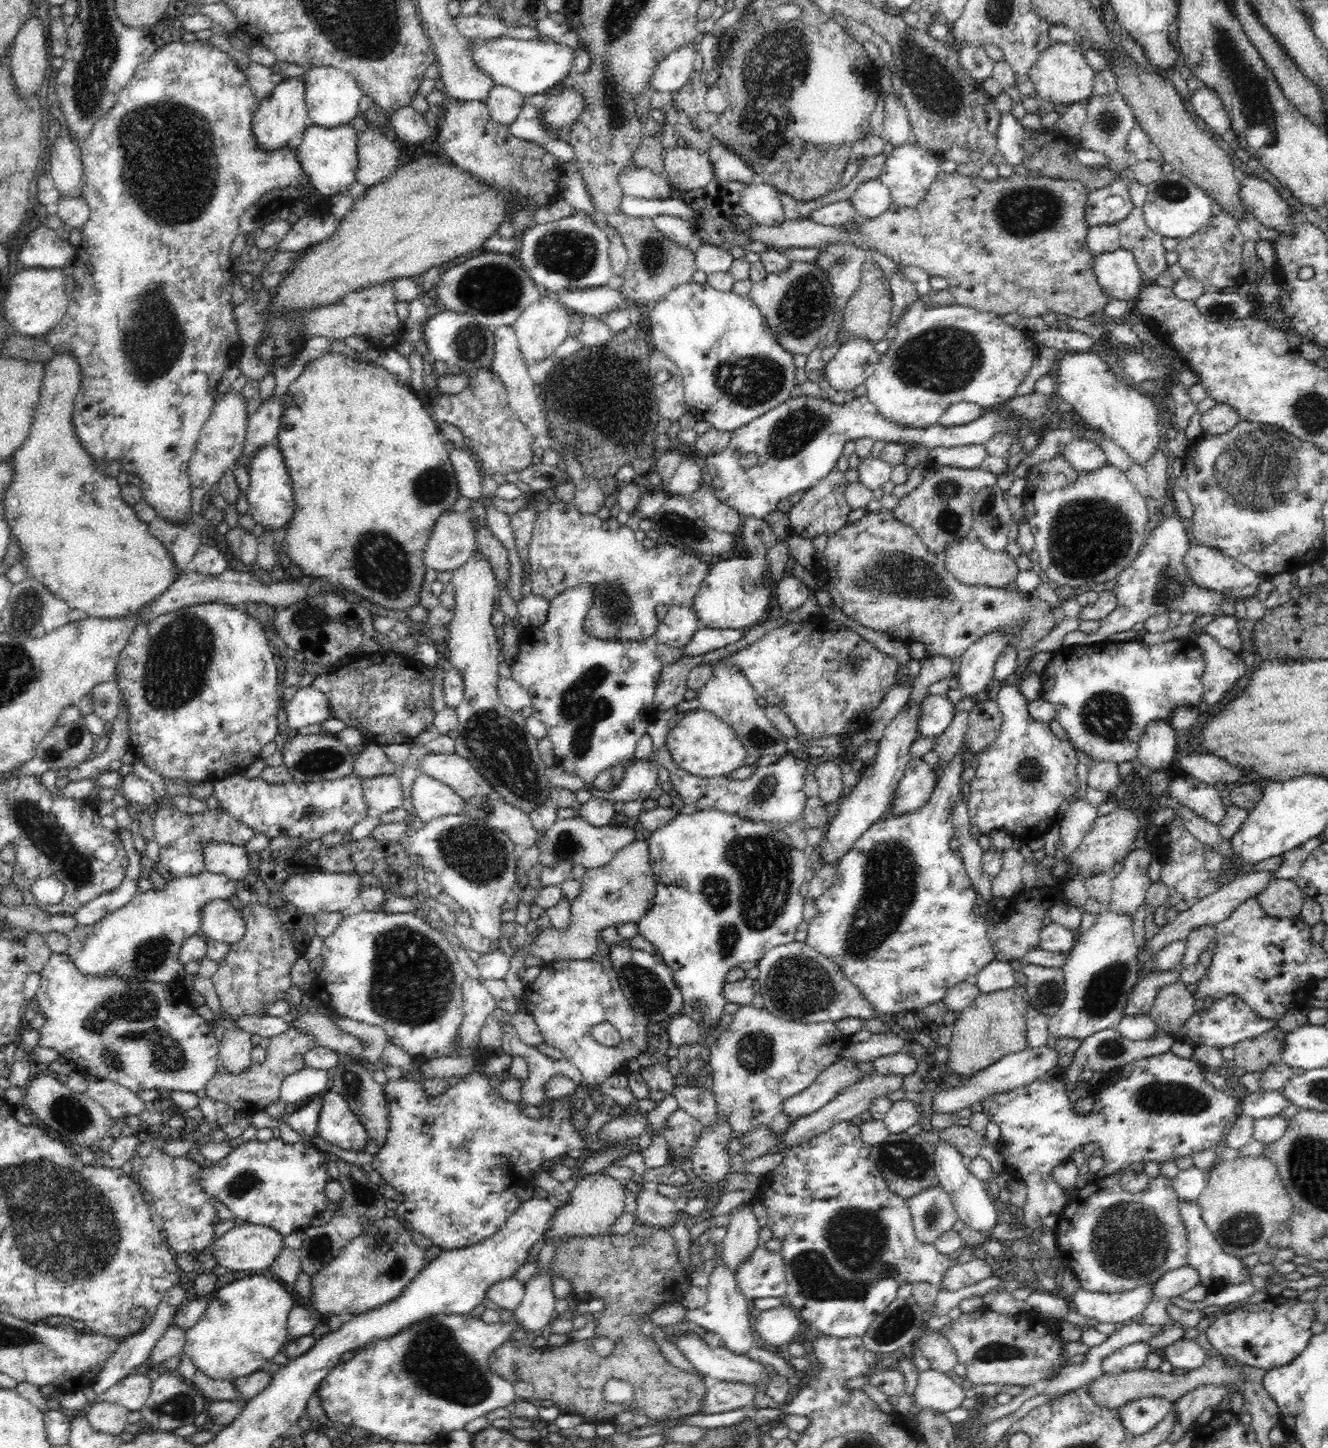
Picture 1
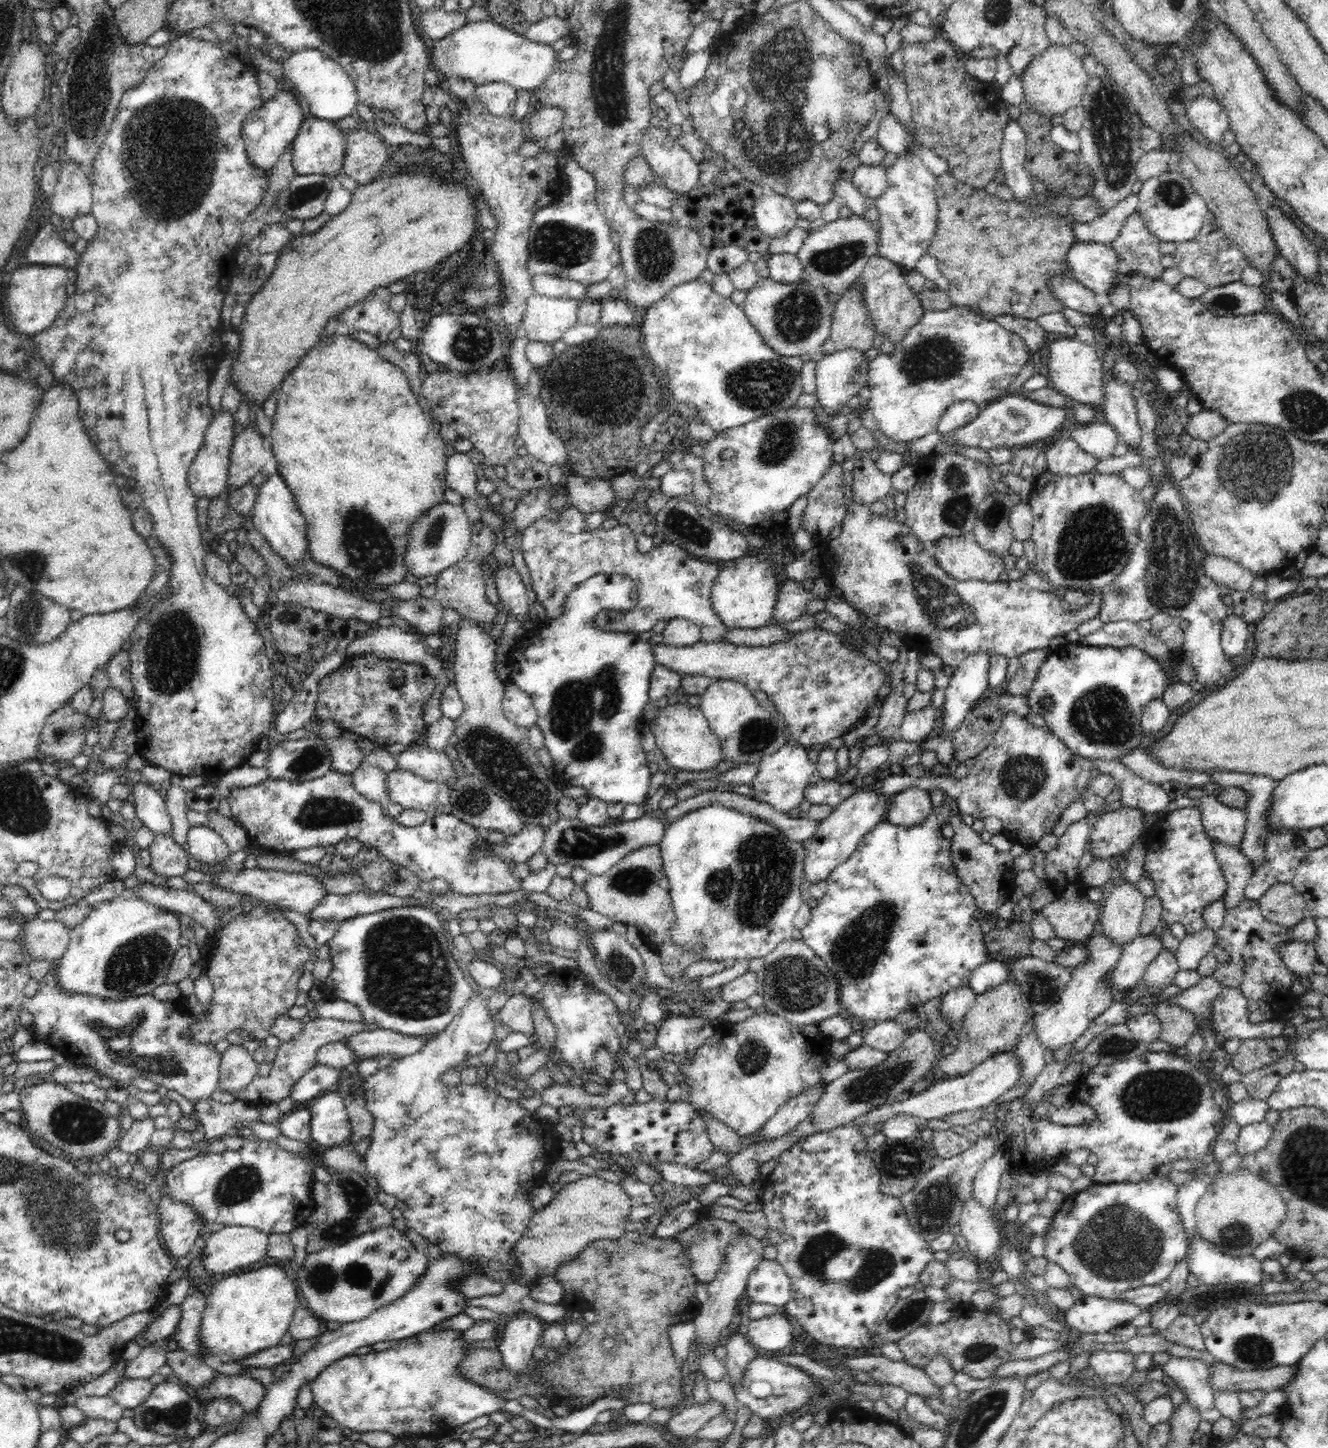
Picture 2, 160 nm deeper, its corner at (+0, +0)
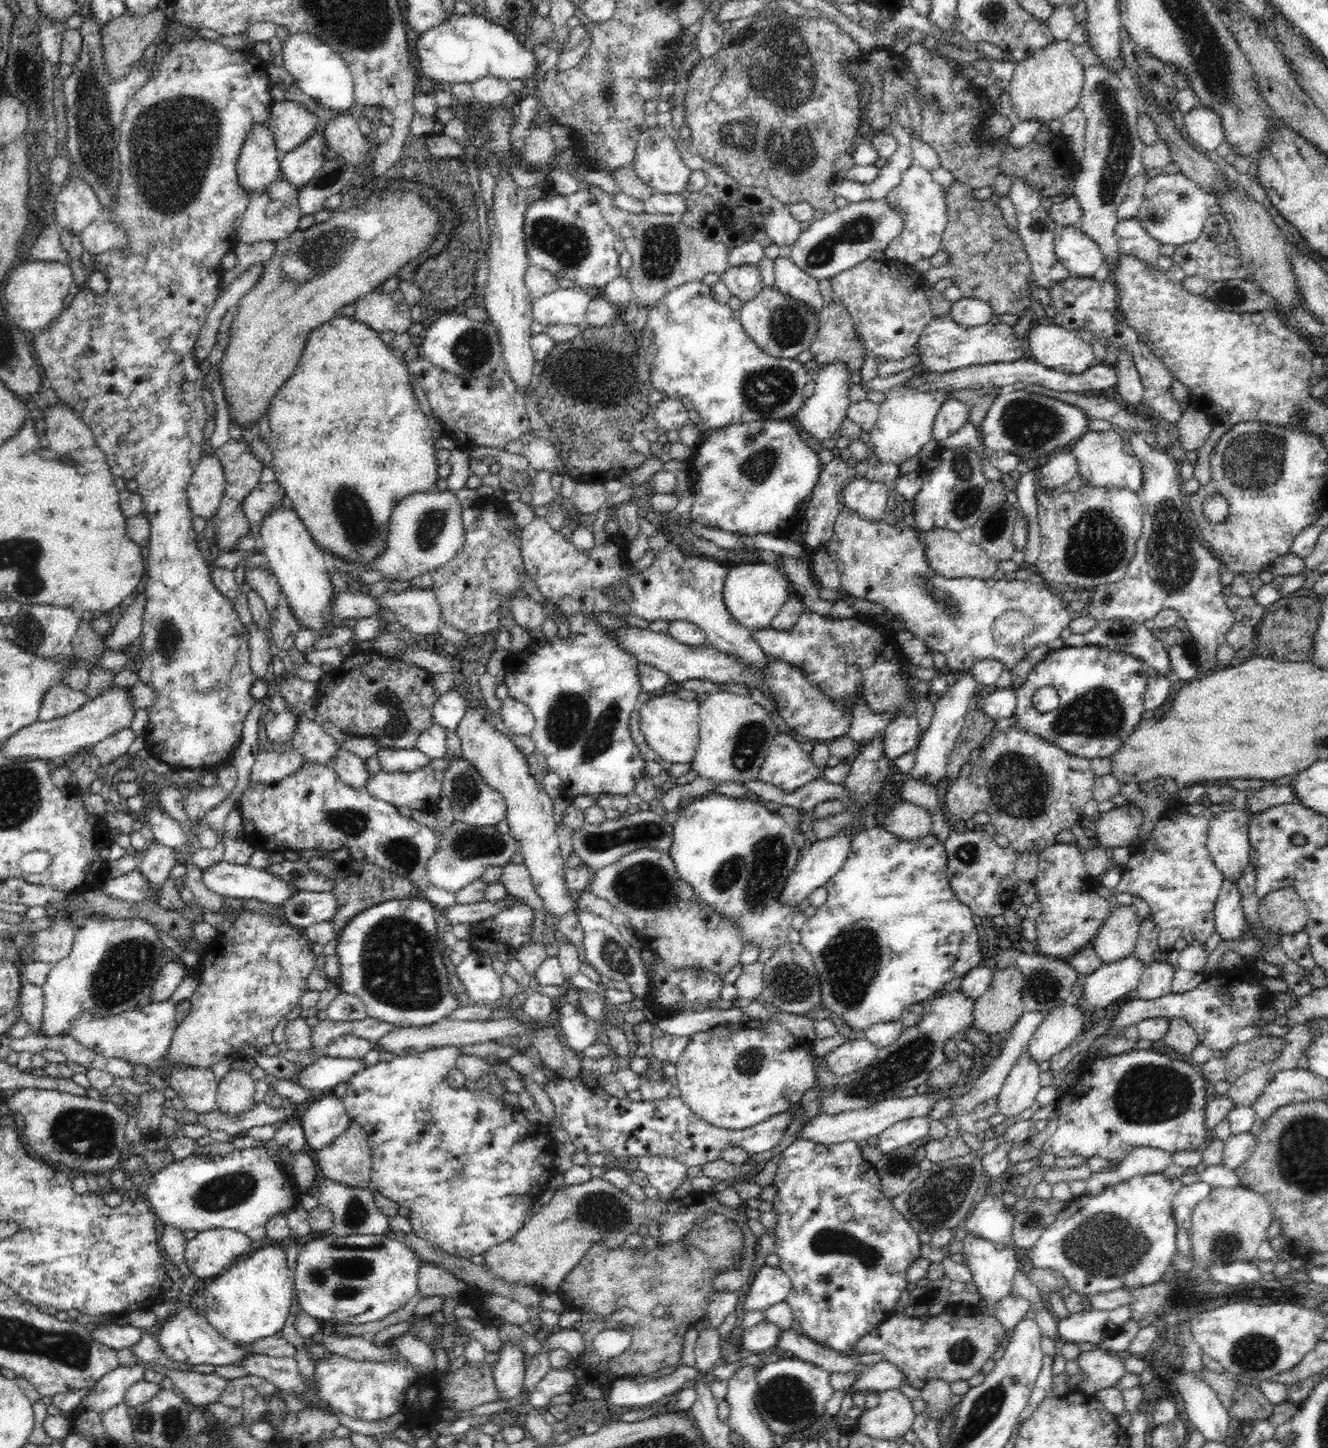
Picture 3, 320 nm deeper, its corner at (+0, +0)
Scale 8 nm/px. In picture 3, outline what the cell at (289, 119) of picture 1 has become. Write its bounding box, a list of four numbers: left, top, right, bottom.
[236,124,280,192]

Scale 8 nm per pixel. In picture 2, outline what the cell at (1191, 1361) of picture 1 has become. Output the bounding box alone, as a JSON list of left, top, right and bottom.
[1162,1357,1222,1424]

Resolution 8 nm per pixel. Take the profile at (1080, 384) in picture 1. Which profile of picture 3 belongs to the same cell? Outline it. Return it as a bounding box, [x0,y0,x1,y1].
[1025,321,1099,374]

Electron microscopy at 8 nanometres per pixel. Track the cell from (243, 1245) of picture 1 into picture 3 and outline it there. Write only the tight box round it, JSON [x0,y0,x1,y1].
[185,1229,257,1278]

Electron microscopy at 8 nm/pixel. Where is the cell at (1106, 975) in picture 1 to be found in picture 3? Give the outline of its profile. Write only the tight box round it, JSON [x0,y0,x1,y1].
[1027,998,1084,1062]

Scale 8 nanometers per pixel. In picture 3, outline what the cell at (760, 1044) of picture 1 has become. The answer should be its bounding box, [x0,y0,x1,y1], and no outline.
[675,1019,818,1130]

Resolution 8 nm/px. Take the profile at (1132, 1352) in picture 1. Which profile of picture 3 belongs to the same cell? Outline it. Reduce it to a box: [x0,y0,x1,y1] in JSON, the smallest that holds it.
[1076,1349,1126,1395]

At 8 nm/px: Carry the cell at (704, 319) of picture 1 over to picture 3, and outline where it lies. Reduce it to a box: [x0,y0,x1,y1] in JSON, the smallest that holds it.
[642,282,808,431]

